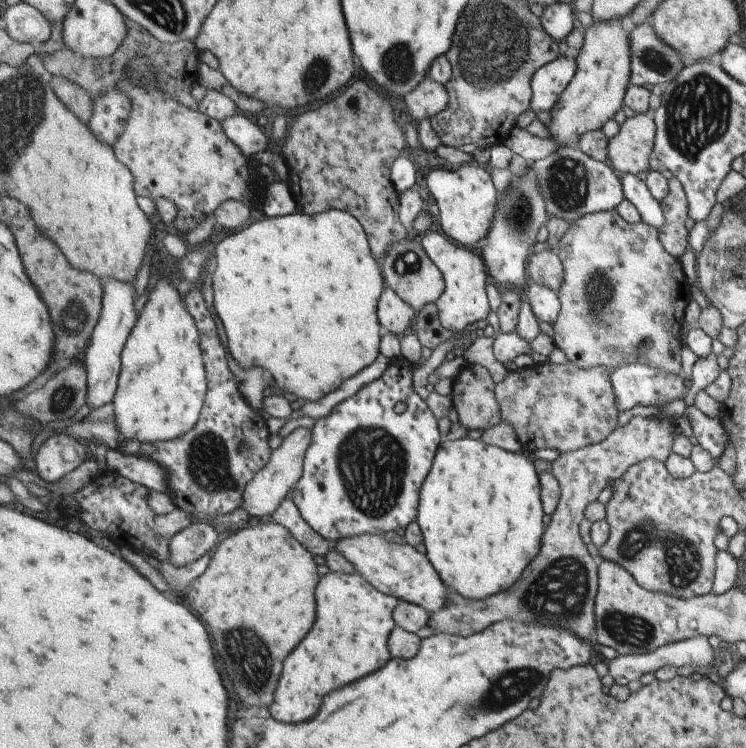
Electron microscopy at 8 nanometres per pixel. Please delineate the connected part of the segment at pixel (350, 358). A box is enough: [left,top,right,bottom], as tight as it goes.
[212,210,385,401]

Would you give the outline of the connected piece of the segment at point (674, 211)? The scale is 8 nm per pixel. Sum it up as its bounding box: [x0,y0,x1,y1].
[656,178,688,258]

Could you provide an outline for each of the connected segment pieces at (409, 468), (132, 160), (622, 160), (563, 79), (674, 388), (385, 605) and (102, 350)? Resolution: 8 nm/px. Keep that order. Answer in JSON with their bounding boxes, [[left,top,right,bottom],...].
[[292,357,441,540],[115,56,265,234],[609,112,653,174],[531,56,578,112],[612,364,685,412],[269,571,400,724],[82,280,140,410]]

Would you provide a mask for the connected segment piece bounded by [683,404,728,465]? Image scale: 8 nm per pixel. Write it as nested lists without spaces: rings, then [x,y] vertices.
[[[693,404],[685,406],[683,414],[689,420],[692,435],[698,445],[715,460],[715,465],[727,443],[728,436],[718,418],[712,419],[701,413]]]

